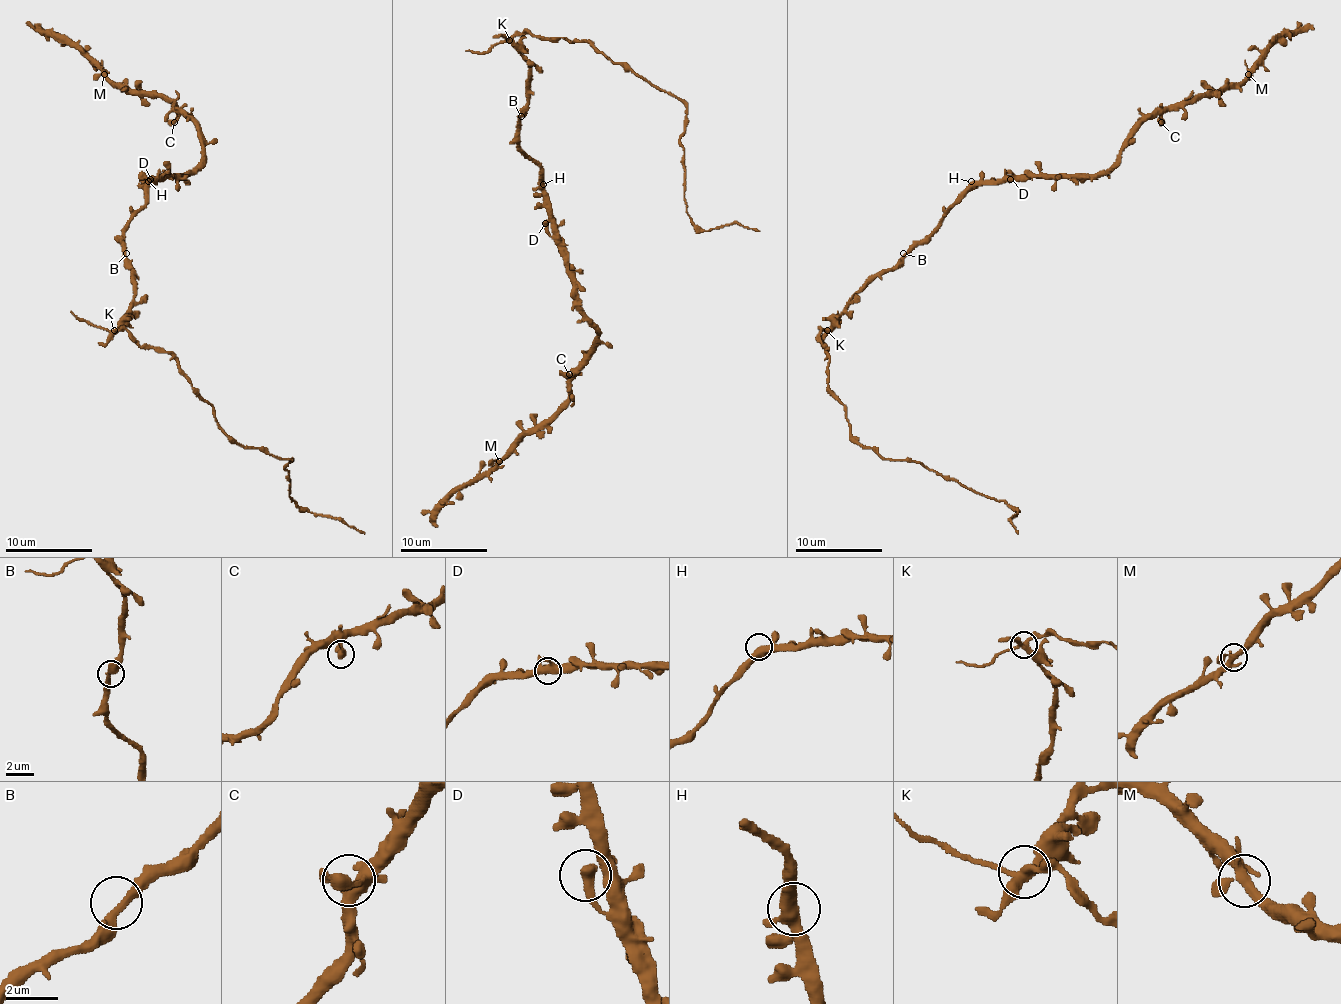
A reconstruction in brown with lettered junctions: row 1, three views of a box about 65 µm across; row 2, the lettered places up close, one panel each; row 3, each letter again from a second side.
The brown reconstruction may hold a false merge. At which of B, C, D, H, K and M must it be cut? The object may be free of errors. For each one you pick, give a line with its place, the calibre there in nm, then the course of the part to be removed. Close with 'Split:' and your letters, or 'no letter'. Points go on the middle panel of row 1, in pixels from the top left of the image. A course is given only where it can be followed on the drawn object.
K: at (509, 40); 360 nm thick; foreign part runs (510, 40), (588, 40), (671, 92), (687, 108), (680, 138), (691, 221), (759, 230)
Split: K

